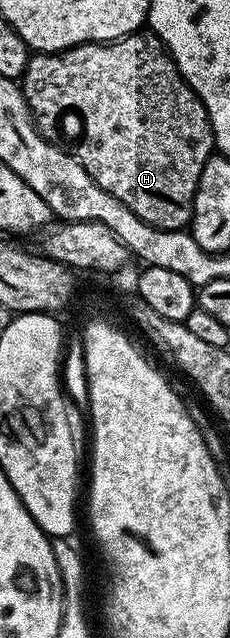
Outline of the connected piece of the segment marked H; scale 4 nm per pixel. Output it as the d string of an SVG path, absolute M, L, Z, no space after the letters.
M141 29L135 31L133 35L126 35L123 39L113 39L111 43L80 43L76 47L71 47L65 51L53 51L51 53L36 53L31 56L26 65L22 76L22 90L29 109L32 110L32 117L36 128L45 139L52 141L57 137L60 127L56 122L63 117L64 111L73 111L74 114L80 115L84 122L84 136L80 139L80 144L74 148L74 154L80 160L82 169L90 173L90 177L106 193L113 195L126 209L130 209L142 221L154 225L158 229L167 231L183 231L191 224L192 210L194 209L194 193L198 189L198 177L202 177L202 169L206 161L212 158L214 154L214 144L212 141L212 126L208 120L208 114L204 108L204 103L194 93L194 89L184 80L182 73L176 67L172 56L168 54L167 47L158 36L152 34L151 30Z

